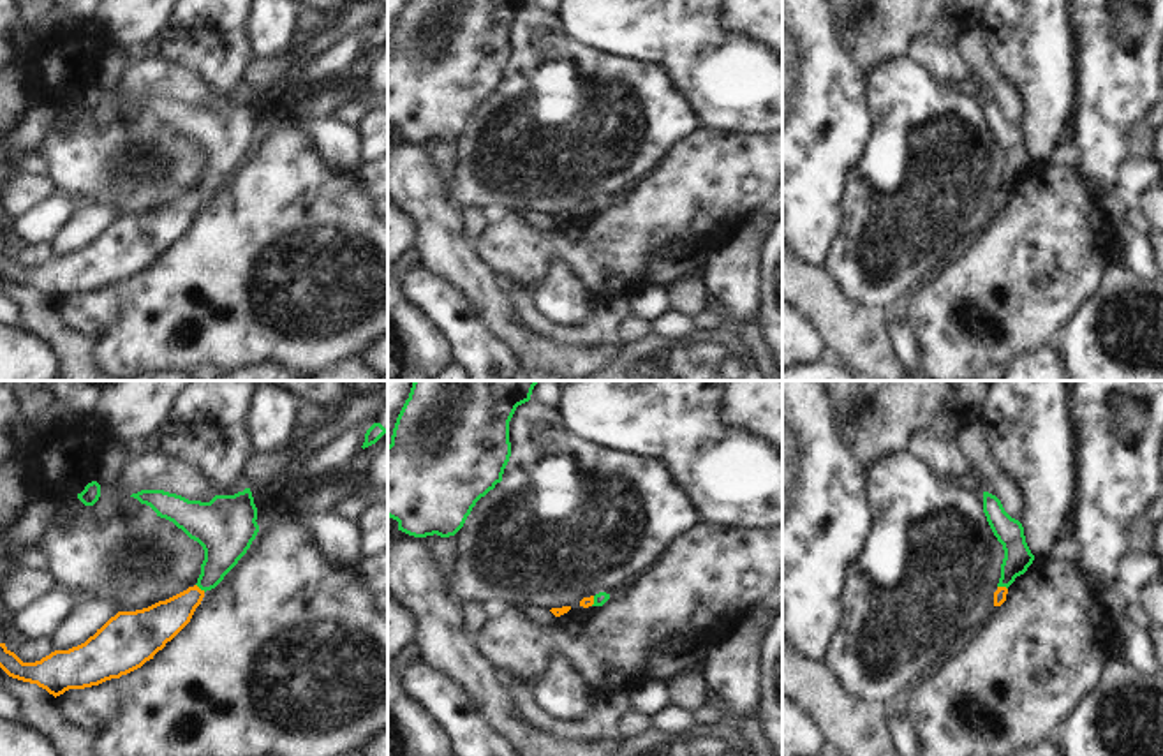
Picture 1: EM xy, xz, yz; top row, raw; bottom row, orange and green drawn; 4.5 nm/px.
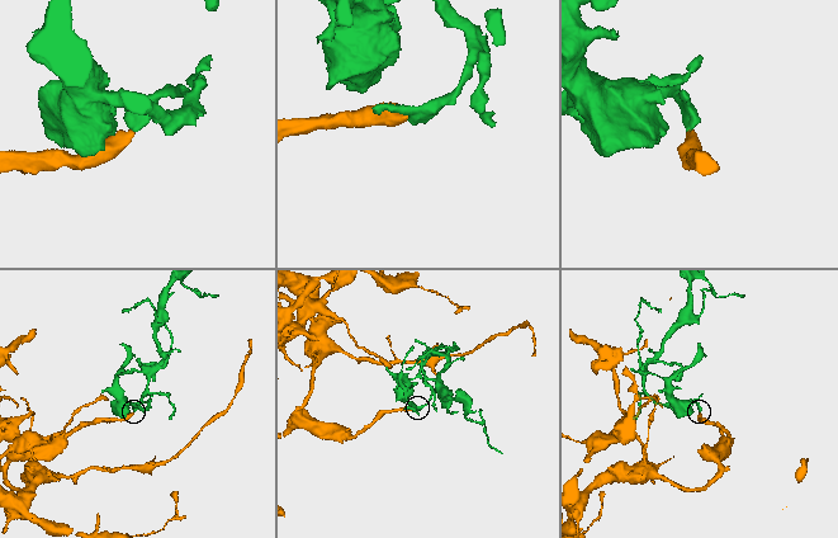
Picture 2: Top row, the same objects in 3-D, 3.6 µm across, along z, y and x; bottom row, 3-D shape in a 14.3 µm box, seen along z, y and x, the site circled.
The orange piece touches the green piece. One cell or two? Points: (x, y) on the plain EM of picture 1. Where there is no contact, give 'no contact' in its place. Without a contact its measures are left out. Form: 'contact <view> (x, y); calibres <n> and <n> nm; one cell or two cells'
contact yz (1003, 192); calibres 60 and 130 nm; two cells

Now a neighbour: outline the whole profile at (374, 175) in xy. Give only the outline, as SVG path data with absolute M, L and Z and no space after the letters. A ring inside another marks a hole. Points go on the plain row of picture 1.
M388 155L361 164L356 173L375 199L388 199Z

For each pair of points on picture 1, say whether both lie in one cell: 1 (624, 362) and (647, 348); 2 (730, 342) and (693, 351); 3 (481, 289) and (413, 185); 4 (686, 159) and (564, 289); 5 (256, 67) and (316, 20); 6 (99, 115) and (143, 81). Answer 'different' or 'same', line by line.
1: same
2: same
3: same
4: different
5: different
6: different

